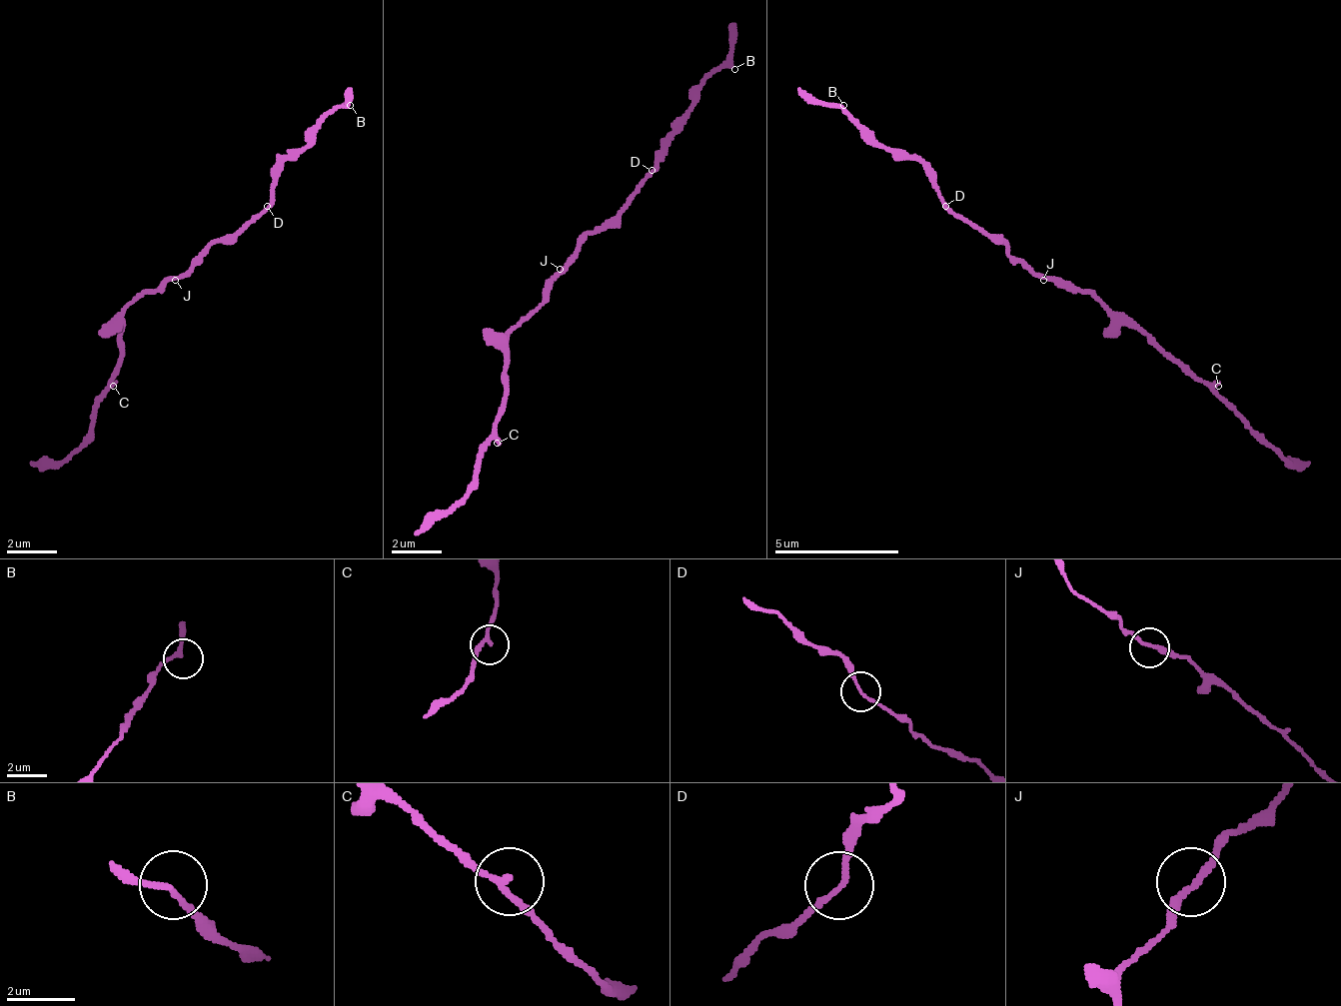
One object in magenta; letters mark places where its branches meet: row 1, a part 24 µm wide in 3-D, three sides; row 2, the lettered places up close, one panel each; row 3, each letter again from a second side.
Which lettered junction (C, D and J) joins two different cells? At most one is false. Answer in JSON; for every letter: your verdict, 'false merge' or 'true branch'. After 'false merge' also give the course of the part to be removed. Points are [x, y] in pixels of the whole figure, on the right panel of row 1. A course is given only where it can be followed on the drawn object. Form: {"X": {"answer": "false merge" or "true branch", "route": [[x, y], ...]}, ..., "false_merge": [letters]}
{"C": {"answer": "true branch"}, "D": {"answer": "true branch"}, "J": {"answer": "true branch"}, "false_merge": []}

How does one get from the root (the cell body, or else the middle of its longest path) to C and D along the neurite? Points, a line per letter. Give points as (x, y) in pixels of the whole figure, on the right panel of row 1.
C: (1043, 273), (1093, 292), (1112, 311), (1130, 317), (1199, 379), (1218, 386)
D: (1043, 273), (1031, 273), (999, 242), (993, 242), (974, 223), (962, 223), (943, 205)

